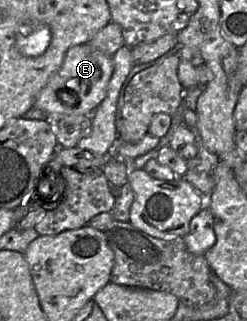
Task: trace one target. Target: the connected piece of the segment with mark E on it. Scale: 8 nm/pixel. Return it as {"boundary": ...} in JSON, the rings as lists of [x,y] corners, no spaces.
{"boundary":[[[88,43],[75,45],[67,51],[61,67],[40,91],[34,106],[44,111],[48,115],[45,120],[52,123],[62,116],[91,116],[104,100],[113,72],[113,57],[91,47]]]}

